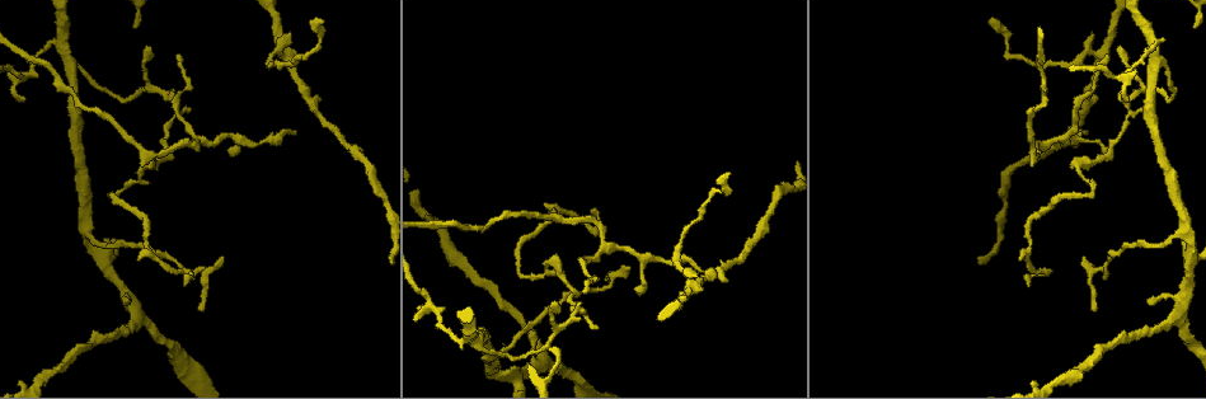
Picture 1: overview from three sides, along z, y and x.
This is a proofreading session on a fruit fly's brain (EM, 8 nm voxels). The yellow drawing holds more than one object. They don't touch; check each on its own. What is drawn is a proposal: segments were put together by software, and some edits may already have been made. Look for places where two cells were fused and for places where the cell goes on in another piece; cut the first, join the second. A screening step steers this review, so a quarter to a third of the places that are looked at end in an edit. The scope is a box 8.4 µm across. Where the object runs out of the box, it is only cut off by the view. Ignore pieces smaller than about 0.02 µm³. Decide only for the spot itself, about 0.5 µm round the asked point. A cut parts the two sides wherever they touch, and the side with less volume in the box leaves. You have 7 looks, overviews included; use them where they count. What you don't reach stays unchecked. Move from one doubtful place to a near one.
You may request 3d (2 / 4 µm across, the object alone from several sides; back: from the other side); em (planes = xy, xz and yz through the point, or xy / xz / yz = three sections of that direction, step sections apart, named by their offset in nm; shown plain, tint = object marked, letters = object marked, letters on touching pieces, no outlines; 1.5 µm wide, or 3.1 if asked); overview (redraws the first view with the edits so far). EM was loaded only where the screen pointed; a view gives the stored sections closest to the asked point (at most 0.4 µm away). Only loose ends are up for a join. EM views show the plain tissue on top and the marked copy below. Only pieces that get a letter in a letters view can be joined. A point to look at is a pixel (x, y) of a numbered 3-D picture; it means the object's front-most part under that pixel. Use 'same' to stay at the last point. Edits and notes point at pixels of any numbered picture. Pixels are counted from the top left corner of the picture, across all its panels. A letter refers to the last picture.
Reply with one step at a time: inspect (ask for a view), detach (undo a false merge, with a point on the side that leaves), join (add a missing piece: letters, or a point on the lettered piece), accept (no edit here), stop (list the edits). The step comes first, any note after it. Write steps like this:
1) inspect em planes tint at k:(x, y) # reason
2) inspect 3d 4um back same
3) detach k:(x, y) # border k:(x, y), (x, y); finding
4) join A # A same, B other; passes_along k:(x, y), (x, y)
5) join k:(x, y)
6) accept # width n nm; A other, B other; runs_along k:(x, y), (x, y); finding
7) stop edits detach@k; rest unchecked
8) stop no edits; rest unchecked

inspect 3d 2um at 1:(604, 278) # tapers out

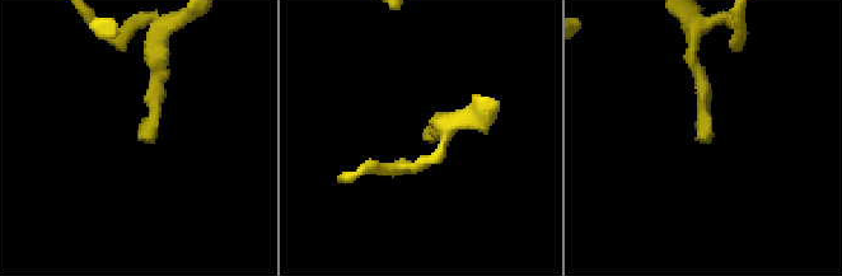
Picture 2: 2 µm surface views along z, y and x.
inspect em yz step 4 letters at 2:(137, 137)

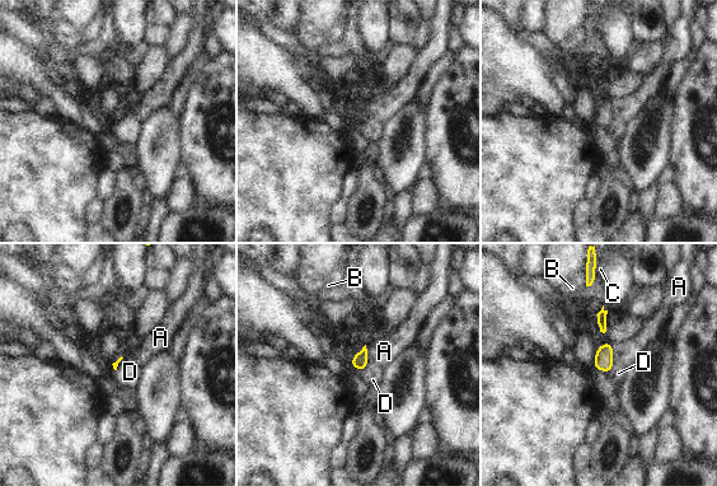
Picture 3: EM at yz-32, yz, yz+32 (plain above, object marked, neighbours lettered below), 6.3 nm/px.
inspect em planes letters same # another direction

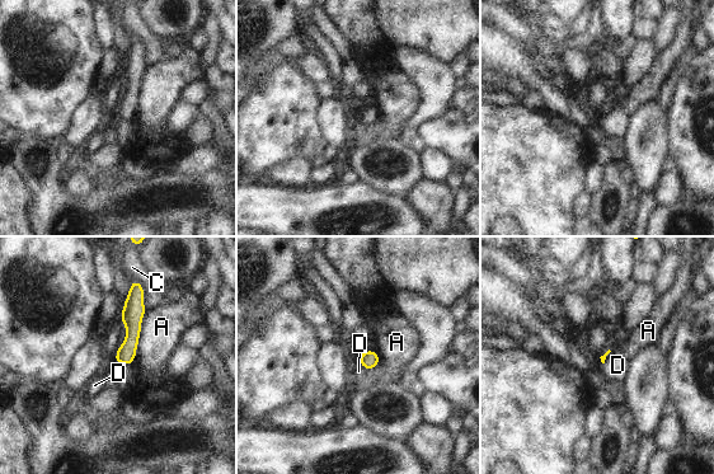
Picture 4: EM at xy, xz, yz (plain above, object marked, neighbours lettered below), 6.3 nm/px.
accept # A other, C other, D other; border 4:(357, 361), (367, 370); none of them fits

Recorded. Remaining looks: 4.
inspect 3d 2um at 1:(497, 369)

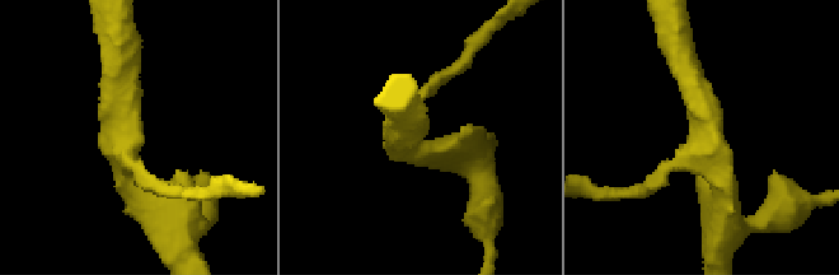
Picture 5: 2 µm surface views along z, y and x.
inspect em yz step 8 letters at 5:(410, 130) # arms 3; now the EM

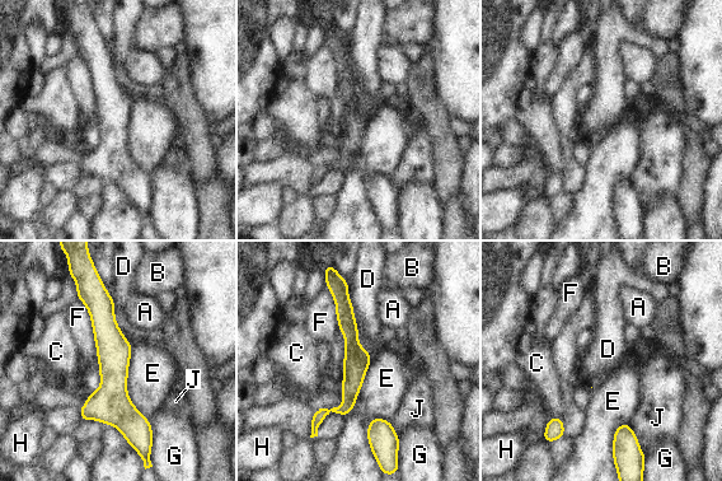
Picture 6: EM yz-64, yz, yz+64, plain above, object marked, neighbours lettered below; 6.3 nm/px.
accept # longest_contact D 500 nm; A other, B other, C other, D other, E other, F other, G other, H other, J other; runs_along 6:(101, 288), (113, 405), (129, 438); one cell here

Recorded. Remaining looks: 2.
inspect em planes letters at 1:(1106, 53) # an open end

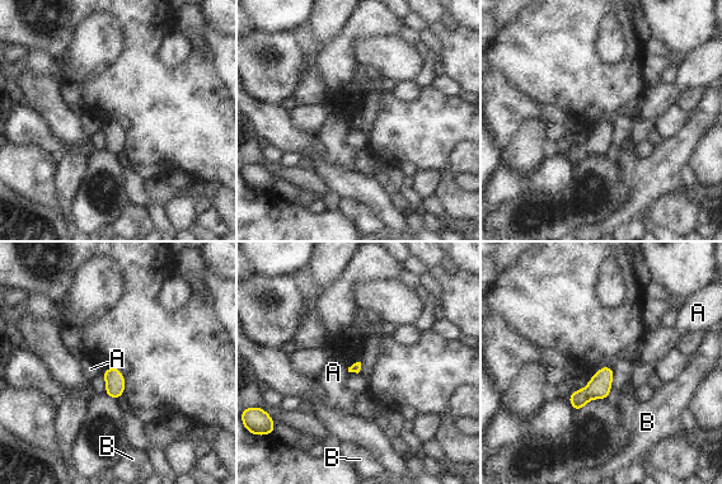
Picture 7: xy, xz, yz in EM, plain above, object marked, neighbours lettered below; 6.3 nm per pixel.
accept # A other, B other; border 7:(347, 367), (348, 372); none of them fits

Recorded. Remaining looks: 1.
stop no edits; rest unchecked

